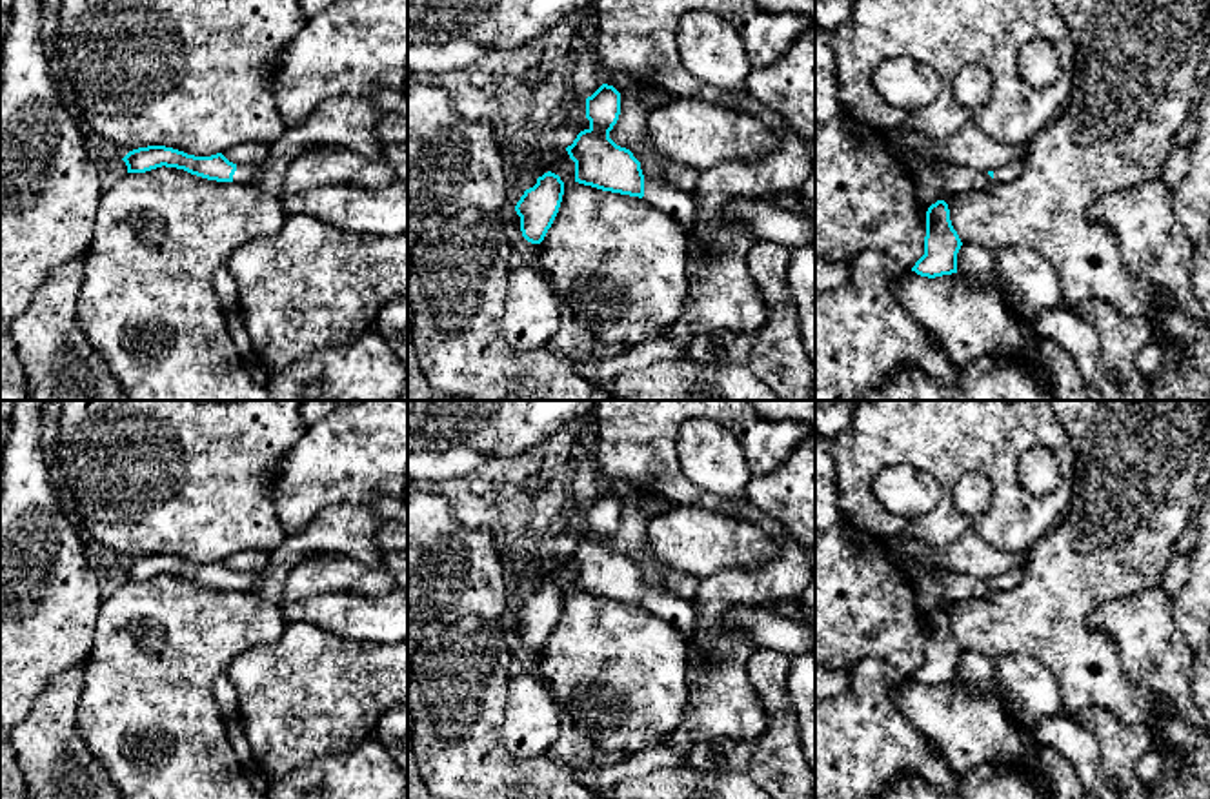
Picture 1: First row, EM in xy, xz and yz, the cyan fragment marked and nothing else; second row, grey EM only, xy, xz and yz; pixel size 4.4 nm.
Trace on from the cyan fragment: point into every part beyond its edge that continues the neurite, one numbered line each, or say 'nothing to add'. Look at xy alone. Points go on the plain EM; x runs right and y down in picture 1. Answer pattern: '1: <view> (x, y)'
1: xy (244, 581)

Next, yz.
1: yz (1008, 581)

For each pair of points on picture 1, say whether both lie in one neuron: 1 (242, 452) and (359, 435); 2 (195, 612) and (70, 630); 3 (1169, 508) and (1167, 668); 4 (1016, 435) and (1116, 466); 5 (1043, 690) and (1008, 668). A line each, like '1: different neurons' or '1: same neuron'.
1: different neurons
2: different neurons
3: different neurons
4: different neurons
5: same neuron

